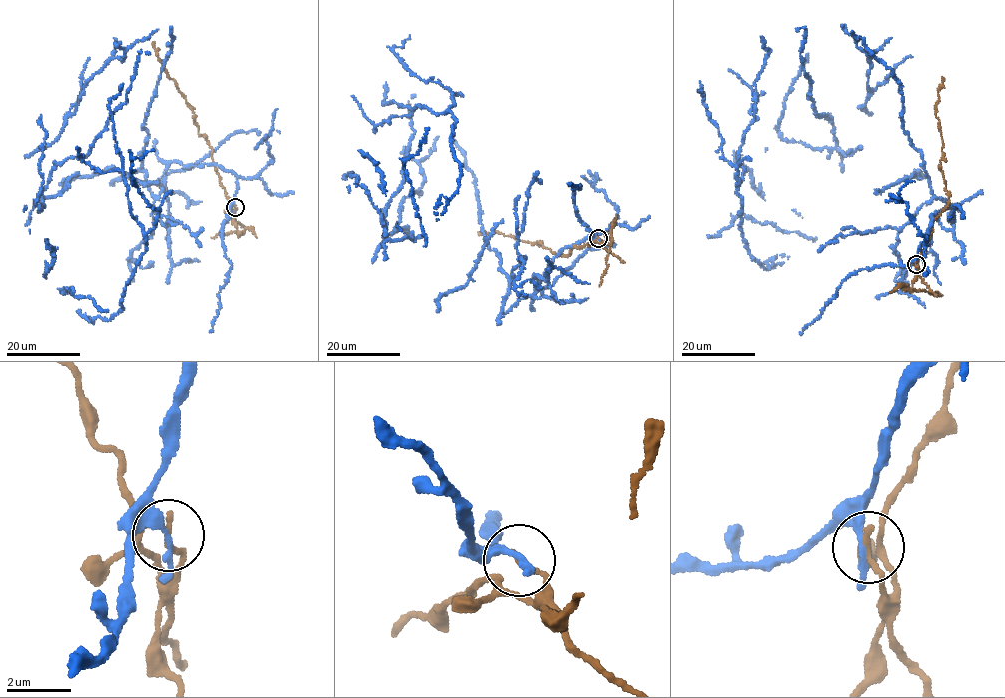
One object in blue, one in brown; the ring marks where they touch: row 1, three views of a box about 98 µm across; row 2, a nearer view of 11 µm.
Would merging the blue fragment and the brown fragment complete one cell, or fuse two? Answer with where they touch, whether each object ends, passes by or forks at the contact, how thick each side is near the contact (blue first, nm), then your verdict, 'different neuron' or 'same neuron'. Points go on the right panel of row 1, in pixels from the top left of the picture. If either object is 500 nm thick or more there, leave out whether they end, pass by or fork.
(916, 264) | blue passes by | brown ends | 200/200 nm | different neuron

